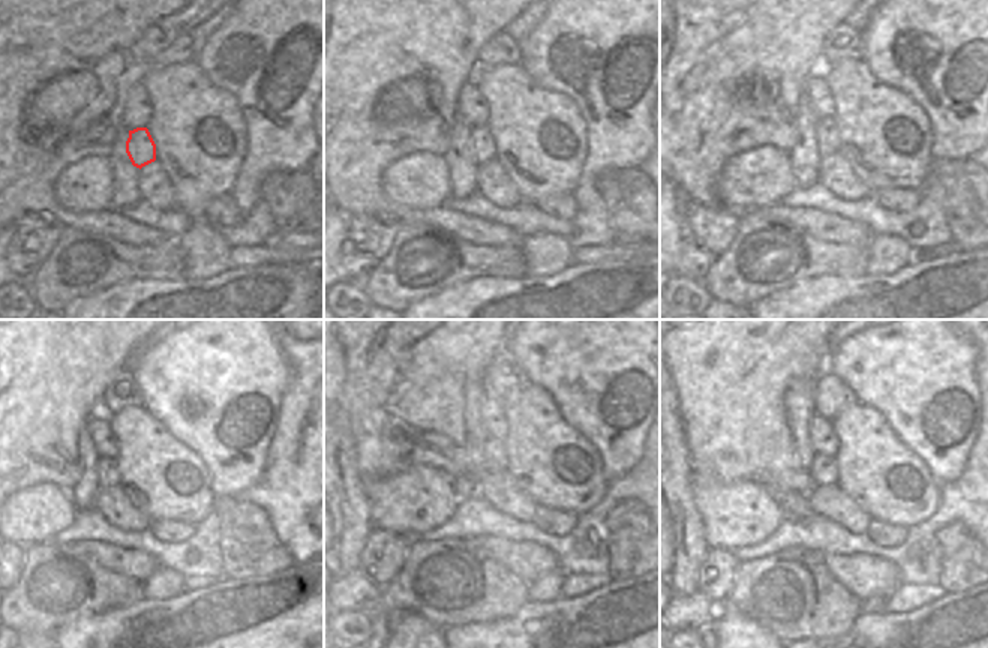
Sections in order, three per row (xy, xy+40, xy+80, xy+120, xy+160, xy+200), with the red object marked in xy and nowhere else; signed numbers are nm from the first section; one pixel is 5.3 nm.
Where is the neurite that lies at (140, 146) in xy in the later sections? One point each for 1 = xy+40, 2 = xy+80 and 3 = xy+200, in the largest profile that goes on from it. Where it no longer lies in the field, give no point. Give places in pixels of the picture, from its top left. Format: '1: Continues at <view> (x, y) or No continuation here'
1: Continues at xy+40 (482, 141)
2: Continues at xy+80 (826, 140)
3: Continues at xy+200 (834, 474)

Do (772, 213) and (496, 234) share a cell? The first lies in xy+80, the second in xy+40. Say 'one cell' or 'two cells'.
one cell

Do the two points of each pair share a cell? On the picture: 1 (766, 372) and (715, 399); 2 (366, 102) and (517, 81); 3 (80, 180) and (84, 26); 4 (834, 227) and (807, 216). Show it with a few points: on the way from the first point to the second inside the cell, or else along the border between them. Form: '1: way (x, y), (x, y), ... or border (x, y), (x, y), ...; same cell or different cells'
1: border (729, 350), (730, 359), (721, 371), (735, 384); different cells
2: border (480, 68), (471, 80); different cells
3: border (107, 156), (83, 156), (68, 164), (53, 182); different cells
4: way (828, 227), (813, 222); same cell

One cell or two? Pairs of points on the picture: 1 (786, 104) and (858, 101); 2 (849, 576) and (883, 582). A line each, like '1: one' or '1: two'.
1: two
2: one

